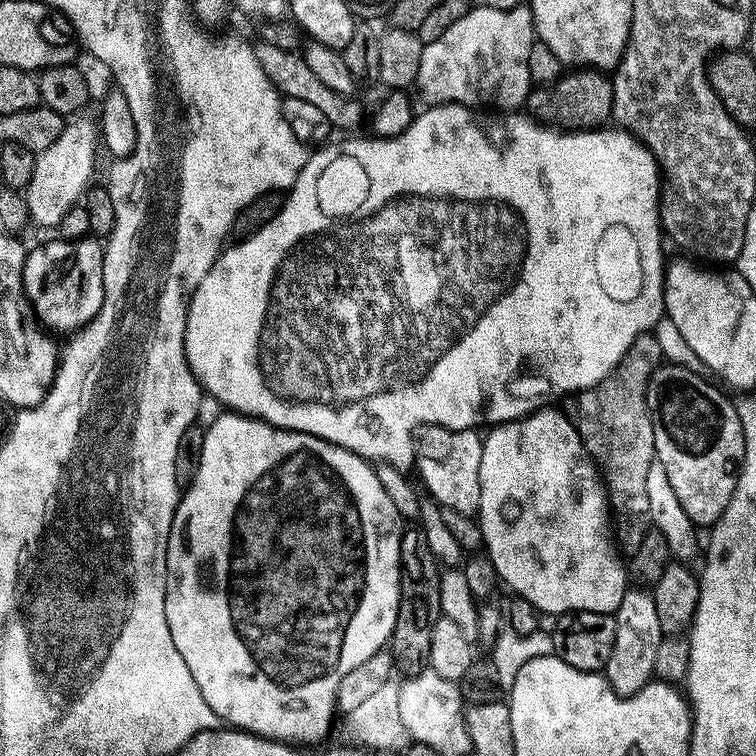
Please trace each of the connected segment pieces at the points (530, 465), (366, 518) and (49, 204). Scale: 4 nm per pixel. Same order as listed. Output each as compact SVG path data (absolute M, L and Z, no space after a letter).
M555 407L538 408L535 412L524 416L521 420L507 420L505 424L495 425L488 436L483 437L482 466L480 467L480 511L478 521L481 534L484 535L483 547L486 555L492 560L501 581L512 587L511 591L517 596L526 598L536 607L538 613L554 612L557 614L576 611L594 611L615 614L622 598L630 587L630 572L620 559L621 553L617 545L610 539L610 509L608 507L608 493L604 491L603 479L586 450L578 430L564 415L563 411Z
M231 410L221 411L220 420L216 420L211 426L204 429L204 441L202 442L202 458L198 462L198 470L194 474L192 483L183 489L180 497L180 505L176 508L174 522L170 530L168 539L168 549L166 550L166 626L170 626L170 638L174 638L174 646L178 646L178 654L182 654L182 662L190 666L190 674L194 674L194 682L198 682L198 690L202 690L202 698L210 705L210 710L220 716L225 725L241 732L251 732L254 736L263 736L269 740L279 740L281 742L295 742L297 745L308 744L311 740L320 740L332 728L332 712L337 711L336 687L338 682L354 666L362 666L366 658L370 658L374 653L381 651L391 641L394 630L395 619L398 615L399 604L399 584L400 584L400 538L402 533L402 517L398 510L394 508L390 497L382 488L382 483L376 477L376 469L369 461L363 460L358 454L346 450L337 444L326 442L314 434L305 432L295 432L274 426L265 420L259 420L256 416L242 416L239 412Z
M80 114L69 119L64 125L58 142L46 146L36 158L34 174L22 195L31 223L41 224L44 228L55 229L60 223L62 214L81 203L93 183L92 175L96 172L96 144L98 148L98 128L95 123L87 120L87 115Z

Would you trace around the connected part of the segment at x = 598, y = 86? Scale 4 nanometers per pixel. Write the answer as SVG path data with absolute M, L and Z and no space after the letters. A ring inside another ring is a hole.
M576 68L565 71L551 84L529 92L526 108L542 124L561 130L591 130L607 125L612 120L613 106L611 79L598 68Z

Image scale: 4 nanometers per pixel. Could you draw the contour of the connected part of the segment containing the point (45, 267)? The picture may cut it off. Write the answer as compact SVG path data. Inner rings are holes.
M55 238L29 251L24 258L24 295L45 329L75 333L98 314L104 297L104 250L96 238Z

